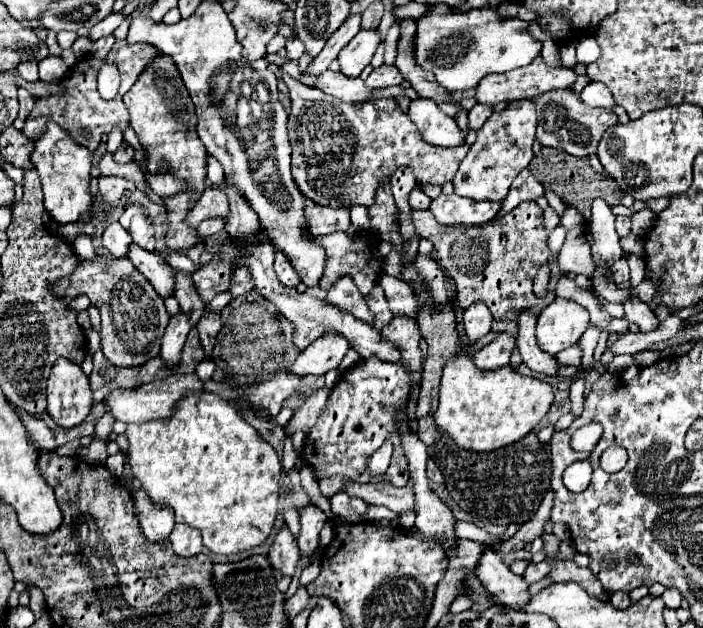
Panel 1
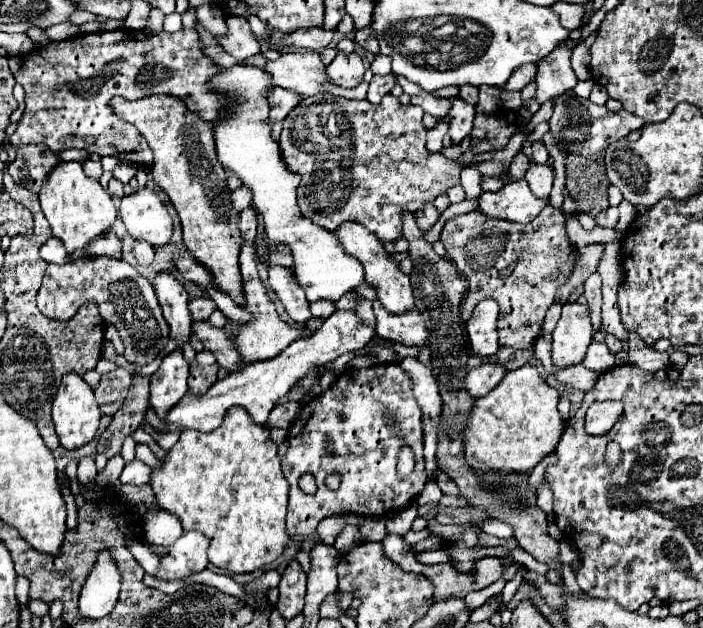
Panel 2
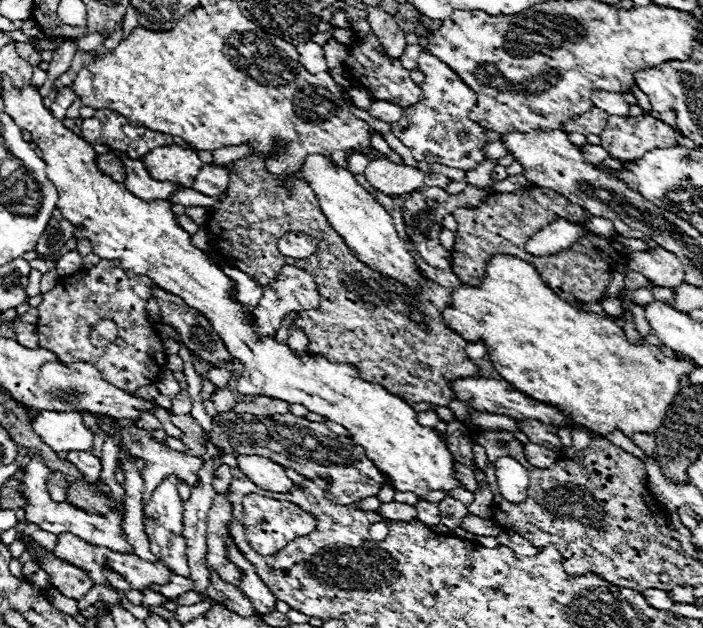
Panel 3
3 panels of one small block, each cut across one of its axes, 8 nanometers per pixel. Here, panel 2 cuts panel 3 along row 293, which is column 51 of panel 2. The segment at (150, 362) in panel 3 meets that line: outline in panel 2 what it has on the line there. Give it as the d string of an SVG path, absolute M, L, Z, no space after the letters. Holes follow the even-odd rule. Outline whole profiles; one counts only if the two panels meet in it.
M182 28L172 34L128 34L124 30L78 34L58 42L56 48L44 46L24 54L16 80L26 90L26 110L10 142L46 144L54 154L68 148L84 148L100 156L110 154L118 160L132 154L138 164L152 164L152 152L144 136L136 132L136 126L114 116L110 108L112 96L138 100L152 94L172 94L182 98L202 120L214 122L222 104L220 96L206 88L214 72L214 62L204 56L196 30ZM86 136L94 138L92 144L84 142Z

